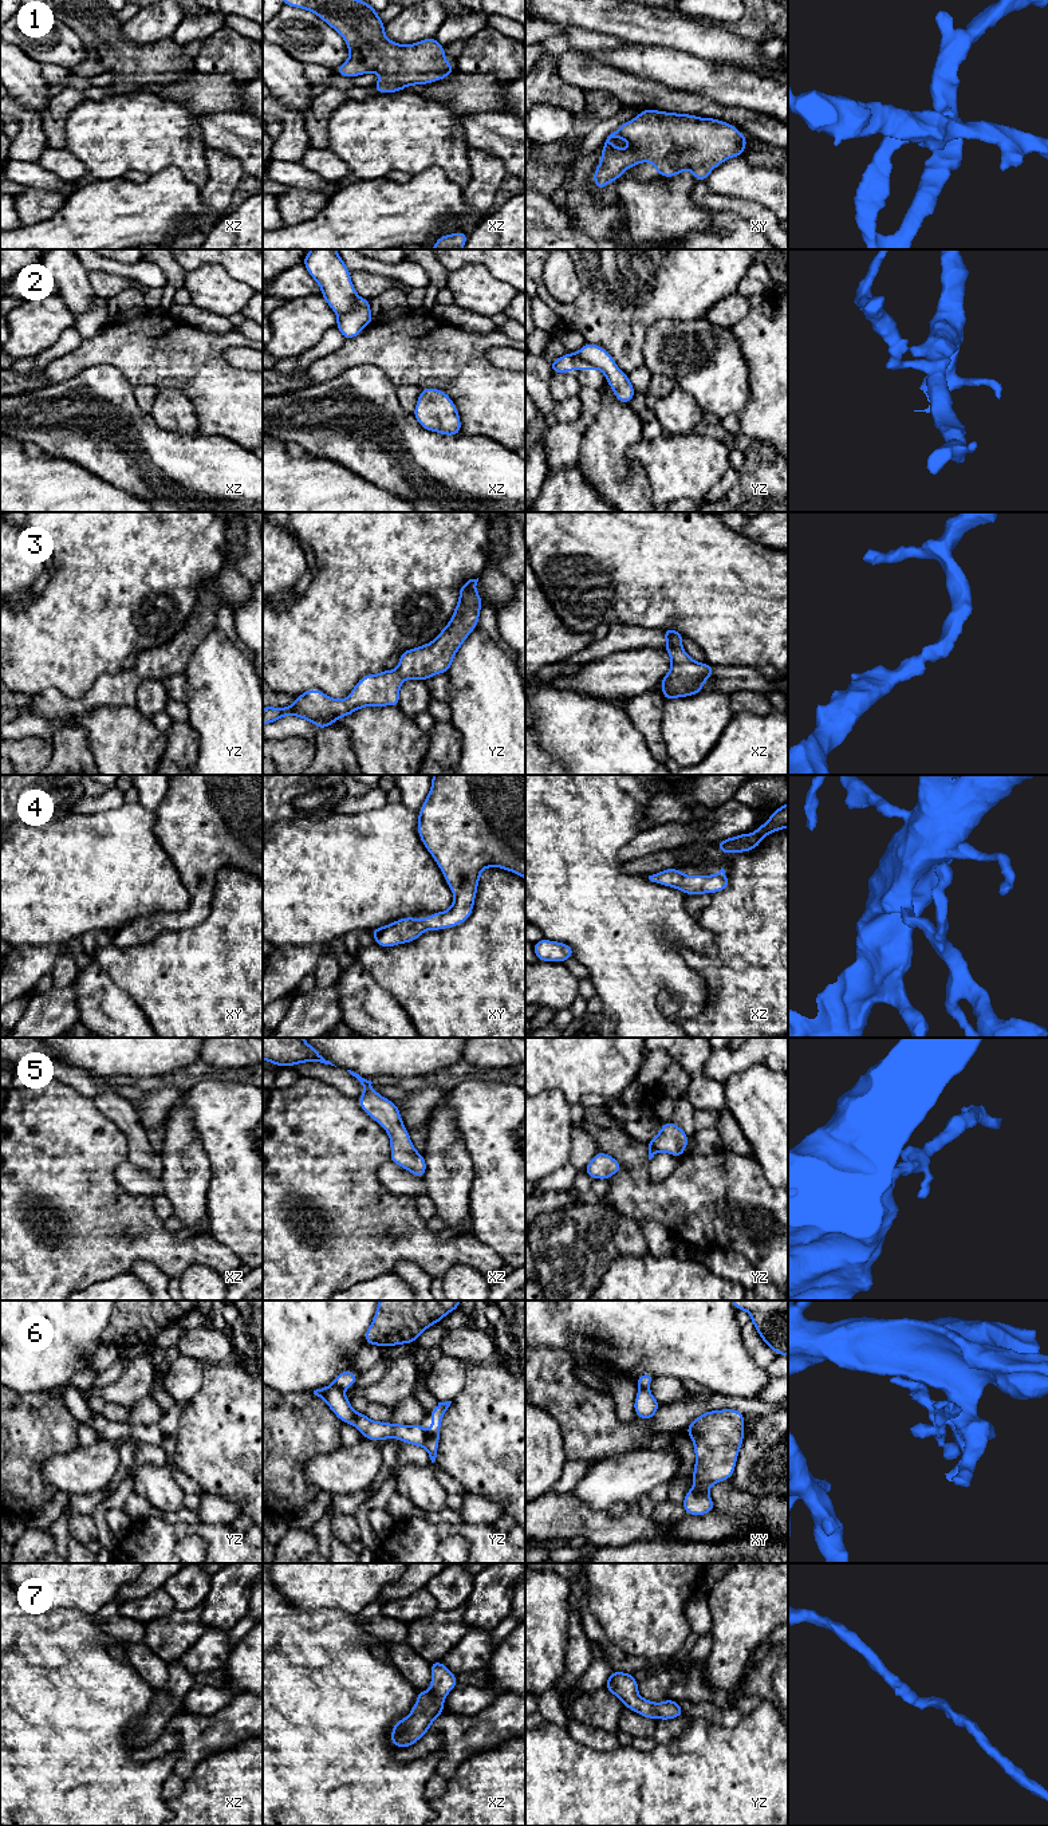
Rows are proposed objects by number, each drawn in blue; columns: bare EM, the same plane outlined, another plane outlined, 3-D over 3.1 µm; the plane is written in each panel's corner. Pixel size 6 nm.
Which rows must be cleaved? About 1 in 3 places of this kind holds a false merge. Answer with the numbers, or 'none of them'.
2, 6

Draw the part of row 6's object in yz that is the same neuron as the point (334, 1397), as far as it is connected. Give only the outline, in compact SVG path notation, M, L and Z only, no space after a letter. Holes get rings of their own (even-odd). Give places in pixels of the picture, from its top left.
M334 1384L314 1390L314 1394L322 1397L342 1422L354 1425L359 1431L359 1435L367 1440L399 1439L403 1444L421 1445L428 1452L432 1463L436 1461L442 1417L452 1401L438 1402L429 1413L433 1424L430 1425L430 1431L426 1432L421 1424L397 1425L370 1420L365 1413L355 1412L344 1392Z

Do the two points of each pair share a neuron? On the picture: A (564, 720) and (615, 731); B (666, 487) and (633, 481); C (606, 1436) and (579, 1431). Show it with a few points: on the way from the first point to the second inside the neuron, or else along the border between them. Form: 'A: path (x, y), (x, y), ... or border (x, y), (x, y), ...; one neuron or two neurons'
A: path (576, 731), (603, 731); one neuron
B: border (629, 460), (634, 461), (645, 472), (650, 498); two neurons
C: path (599, 1433), (586, 1431); one neuron

